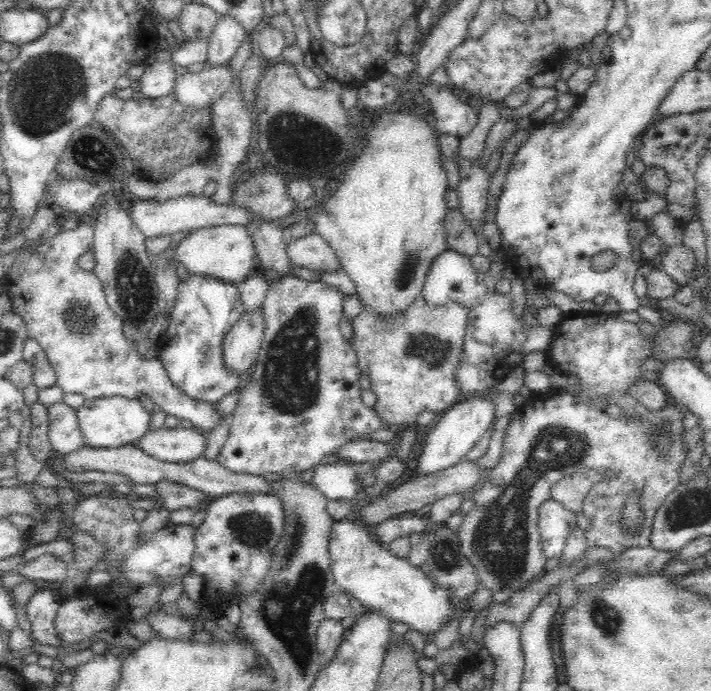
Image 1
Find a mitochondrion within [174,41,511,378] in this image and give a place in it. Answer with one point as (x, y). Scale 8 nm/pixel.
(286, 129)

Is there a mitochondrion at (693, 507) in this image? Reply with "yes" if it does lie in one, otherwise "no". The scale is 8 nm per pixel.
yes

